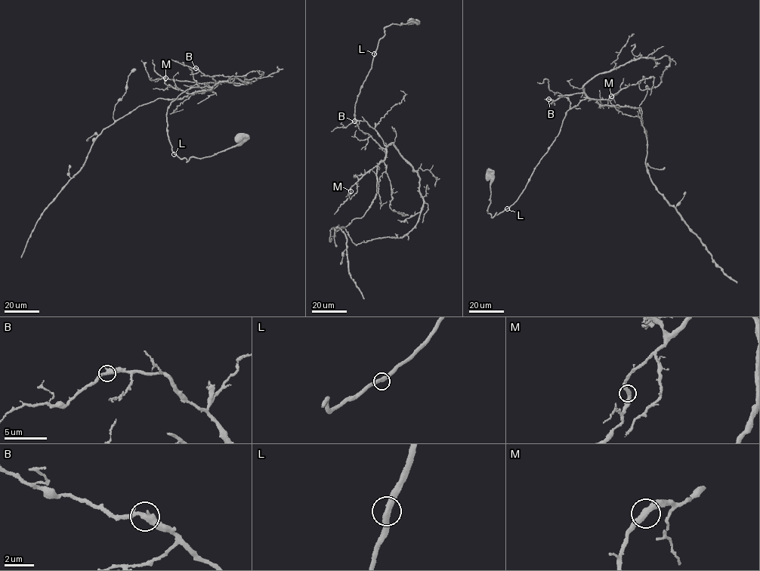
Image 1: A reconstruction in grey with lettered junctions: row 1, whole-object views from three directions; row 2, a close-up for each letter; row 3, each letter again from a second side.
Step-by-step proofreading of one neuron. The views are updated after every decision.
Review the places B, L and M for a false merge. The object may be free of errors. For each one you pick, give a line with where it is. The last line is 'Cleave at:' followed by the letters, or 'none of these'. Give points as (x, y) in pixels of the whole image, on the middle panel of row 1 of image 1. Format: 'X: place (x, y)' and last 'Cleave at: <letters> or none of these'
Cleave at: none of these

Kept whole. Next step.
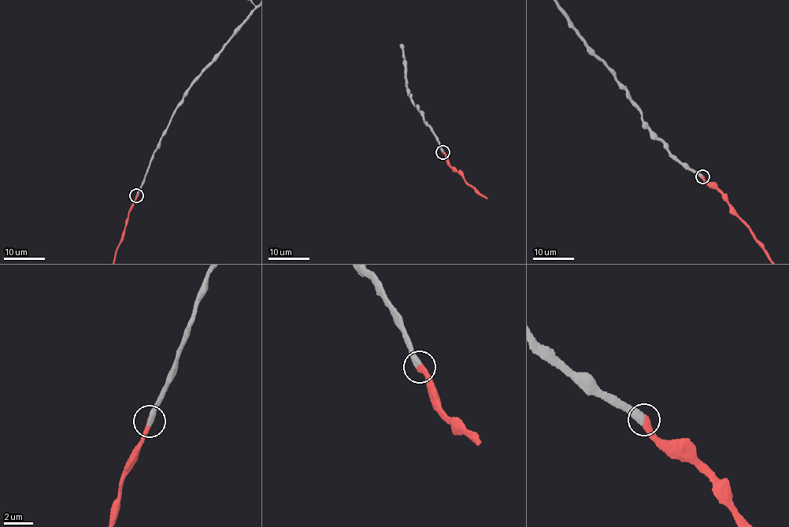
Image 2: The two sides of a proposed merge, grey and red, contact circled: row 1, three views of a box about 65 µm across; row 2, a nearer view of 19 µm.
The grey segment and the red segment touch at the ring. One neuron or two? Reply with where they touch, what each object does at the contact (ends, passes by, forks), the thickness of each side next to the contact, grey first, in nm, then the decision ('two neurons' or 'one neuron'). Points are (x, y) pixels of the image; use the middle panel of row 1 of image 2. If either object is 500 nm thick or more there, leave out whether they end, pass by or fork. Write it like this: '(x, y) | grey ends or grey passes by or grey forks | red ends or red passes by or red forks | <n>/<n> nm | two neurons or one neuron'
(442, 152) | 500/400 nm | one neuron

